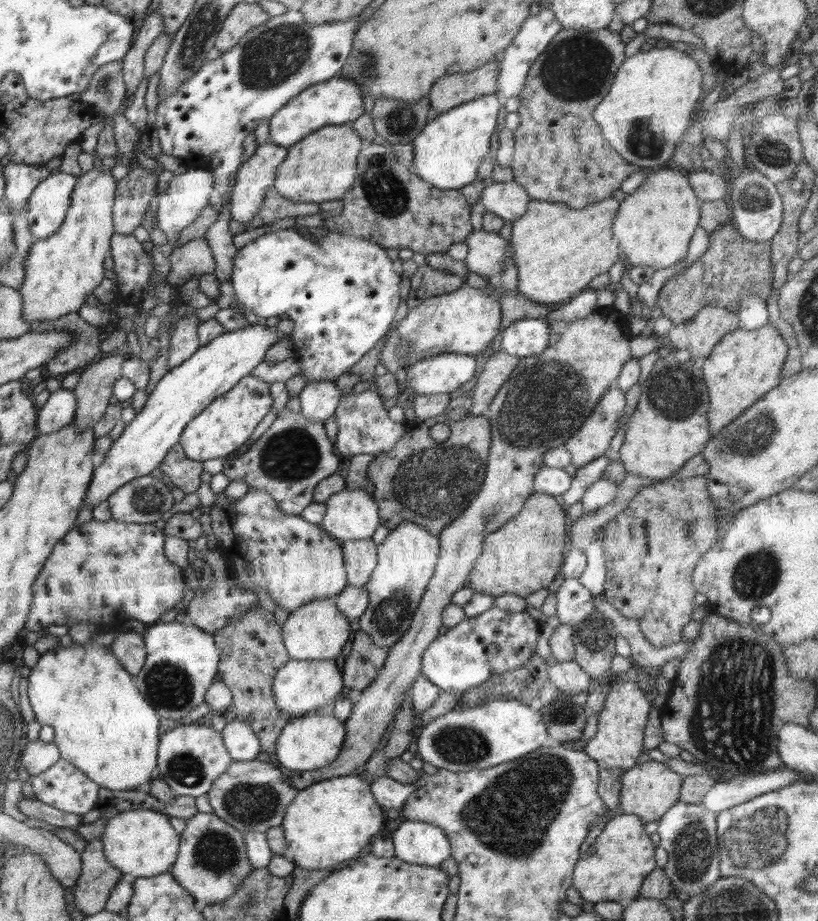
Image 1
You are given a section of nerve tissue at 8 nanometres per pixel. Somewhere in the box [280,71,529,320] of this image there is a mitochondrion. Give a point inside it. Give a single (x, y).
(383, 188)

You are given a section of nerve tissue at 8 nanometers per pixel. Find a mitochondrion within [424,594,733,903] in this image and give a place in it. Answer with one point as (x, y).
(540, 784)

